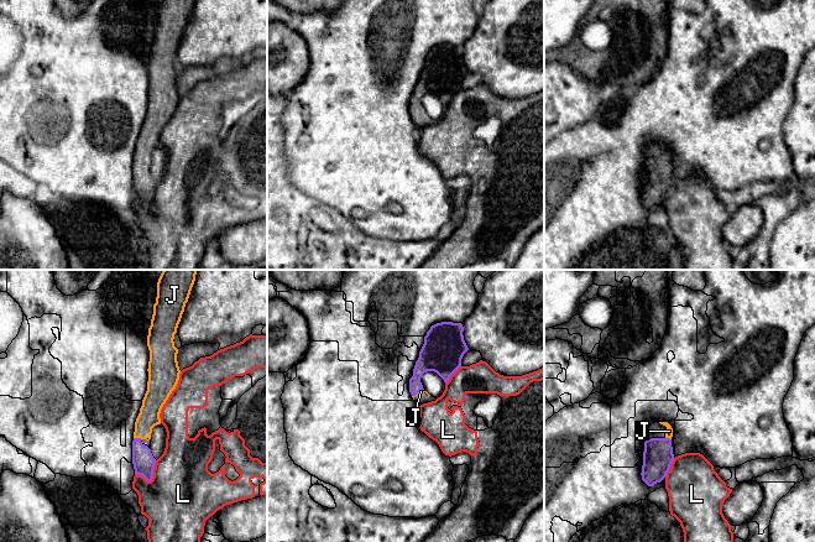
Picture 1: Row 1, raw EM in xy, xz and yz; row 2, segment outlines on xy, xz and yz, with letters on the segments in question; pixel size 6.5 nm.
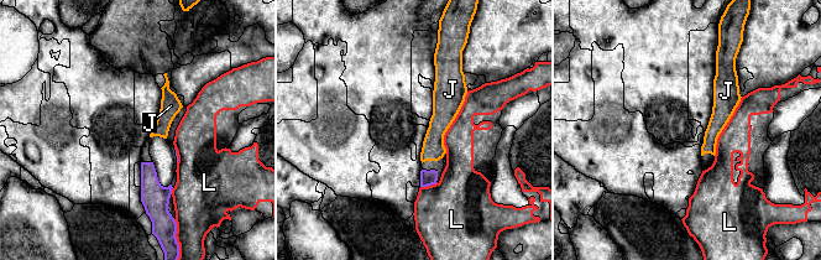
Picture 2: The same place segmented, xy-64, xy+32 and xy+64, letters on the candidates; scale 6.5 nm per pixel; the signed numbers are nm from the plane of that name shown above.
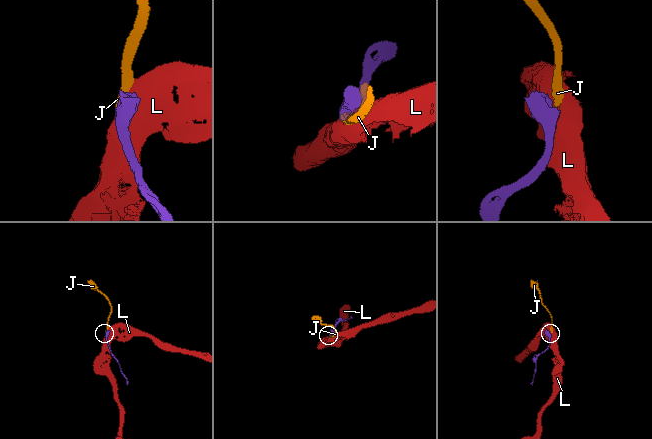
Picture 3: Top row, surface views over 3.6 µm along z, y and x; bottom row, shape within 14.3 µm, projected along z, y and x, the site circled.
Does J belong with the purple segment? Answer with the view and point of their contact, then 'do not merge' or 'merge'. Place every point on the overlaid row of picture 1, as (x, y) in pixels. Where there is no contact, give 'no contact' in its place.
meets purple in xy at (137, 438); merge

